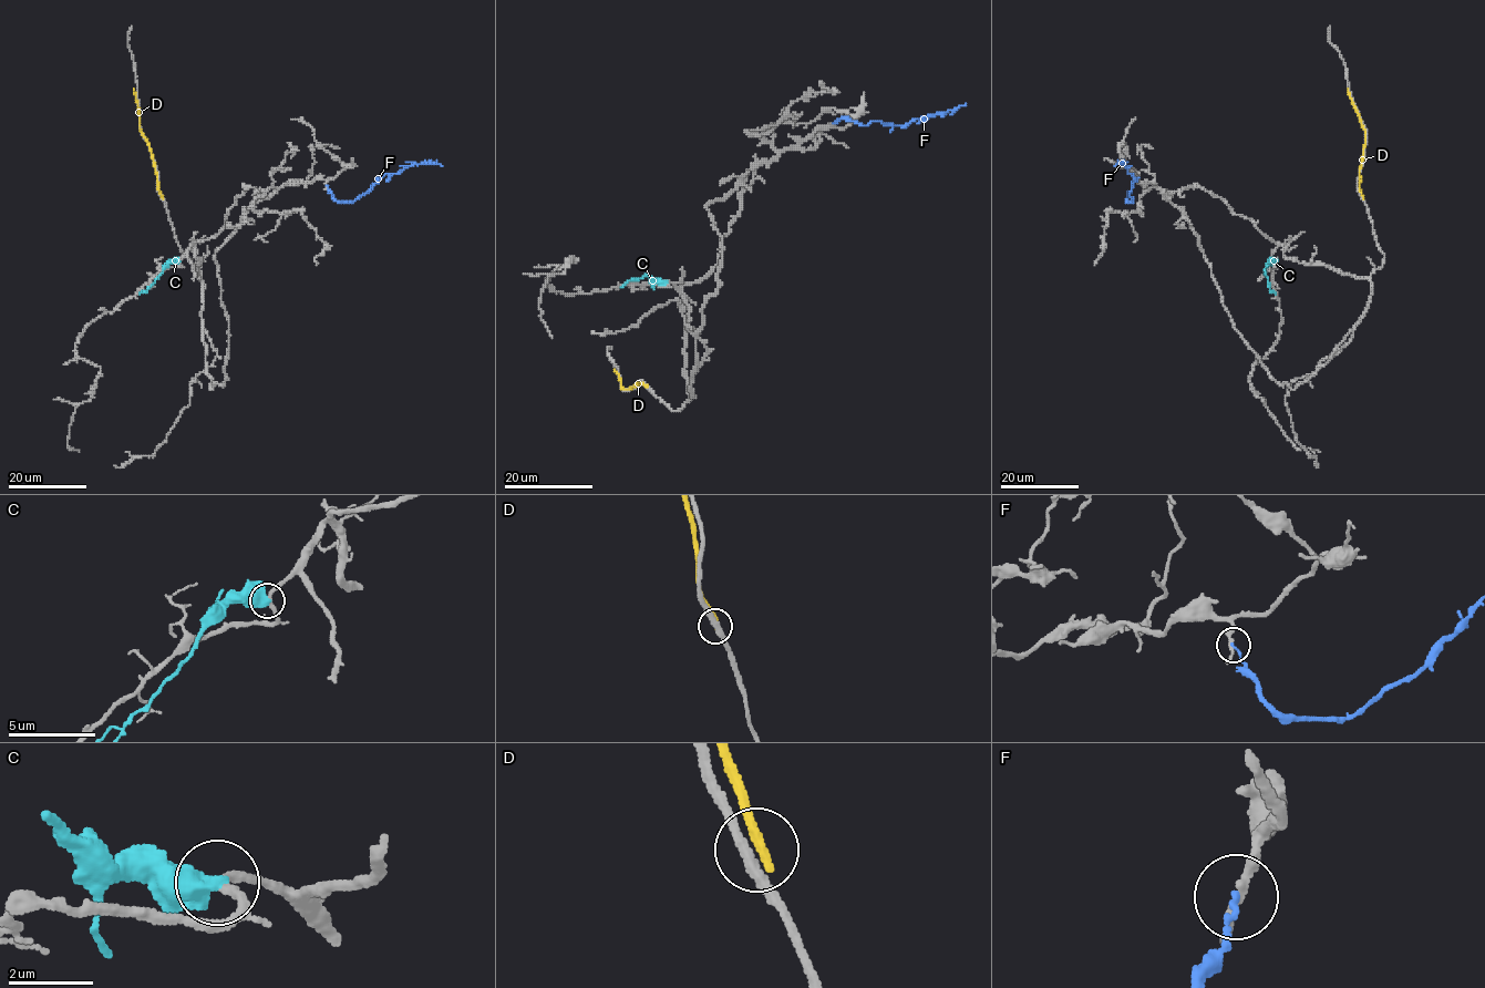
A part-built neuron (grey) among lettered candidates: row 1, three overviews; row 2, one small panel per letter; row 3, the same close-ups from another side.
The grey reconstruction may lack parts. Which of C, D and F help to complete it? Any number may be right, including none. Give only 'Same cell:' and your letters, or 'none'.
Same cell: none

